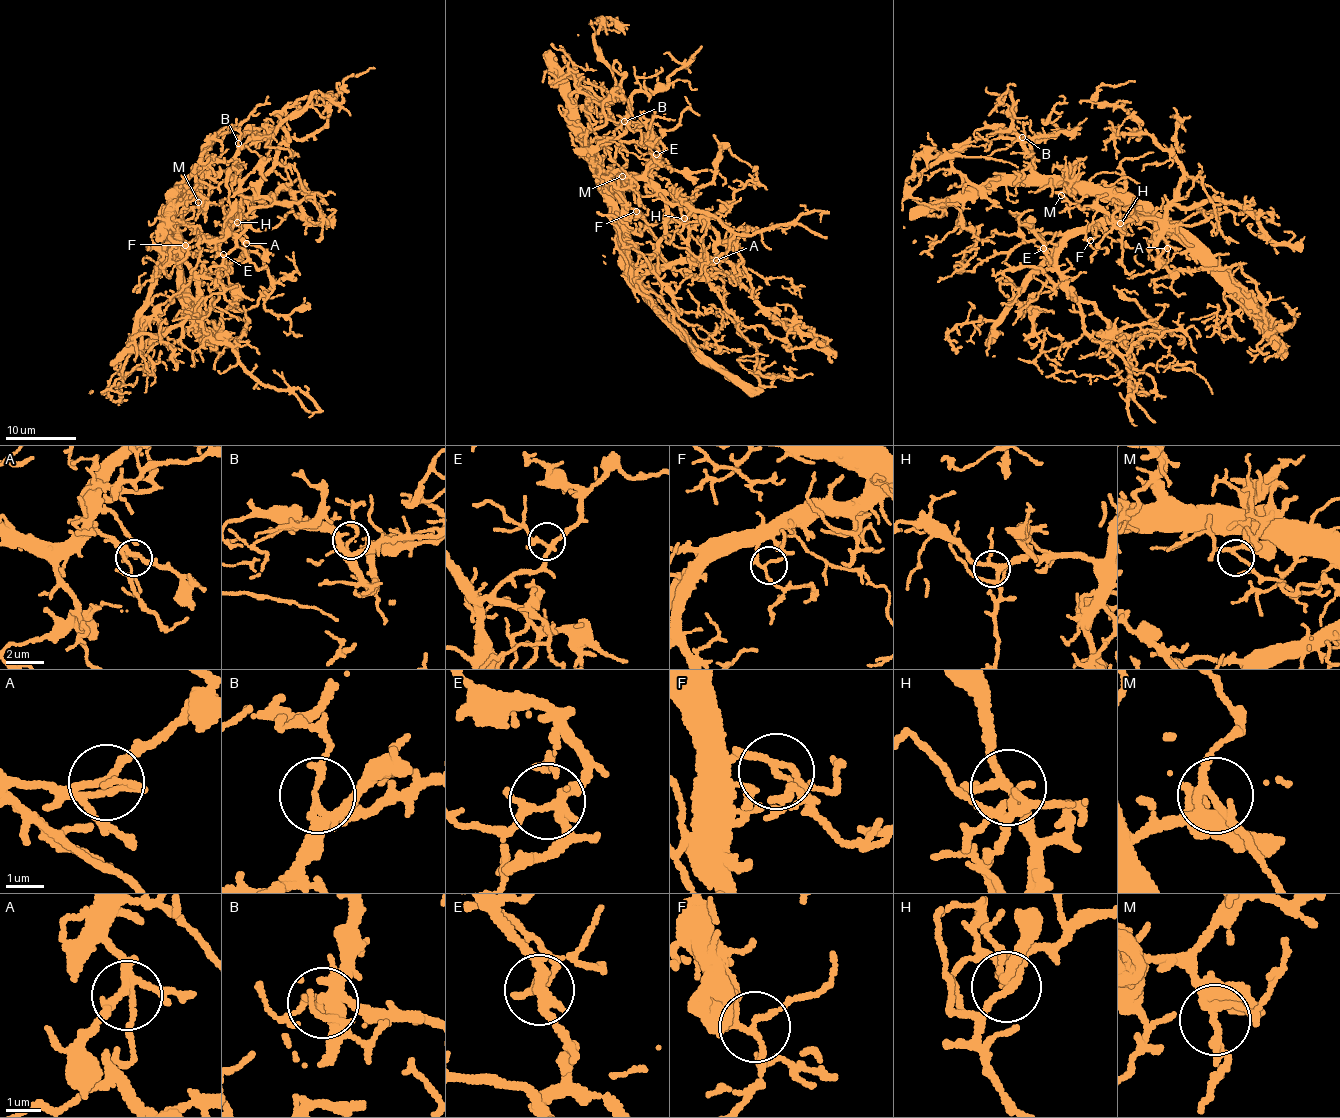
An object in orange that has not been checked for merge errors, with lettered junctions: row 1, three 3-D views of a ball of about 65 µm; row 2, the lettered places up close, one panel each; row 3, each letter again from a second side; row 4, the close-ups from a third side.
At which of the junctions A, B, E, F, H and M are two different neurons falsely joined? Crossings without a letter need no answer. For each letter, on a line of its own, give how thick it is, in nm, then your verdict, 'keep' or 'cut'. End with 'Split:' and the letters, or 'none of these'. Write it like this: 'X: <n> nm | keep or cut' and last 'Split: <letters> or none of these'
A: 170 nm | keep
B: 140 nm | keep
E: 240 nm | keep
F: 140 nm | keep
H: 200 nm | keep
M: 160 nm | keep
Split: none of these

